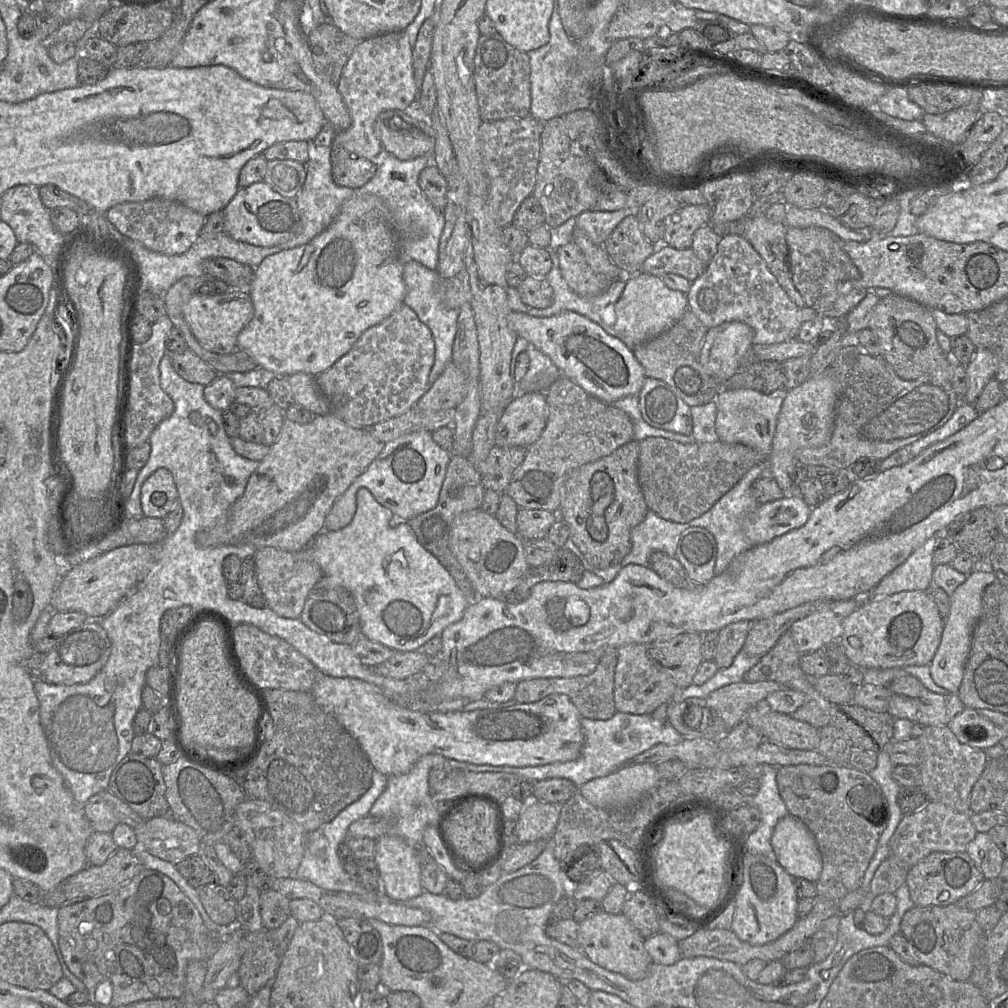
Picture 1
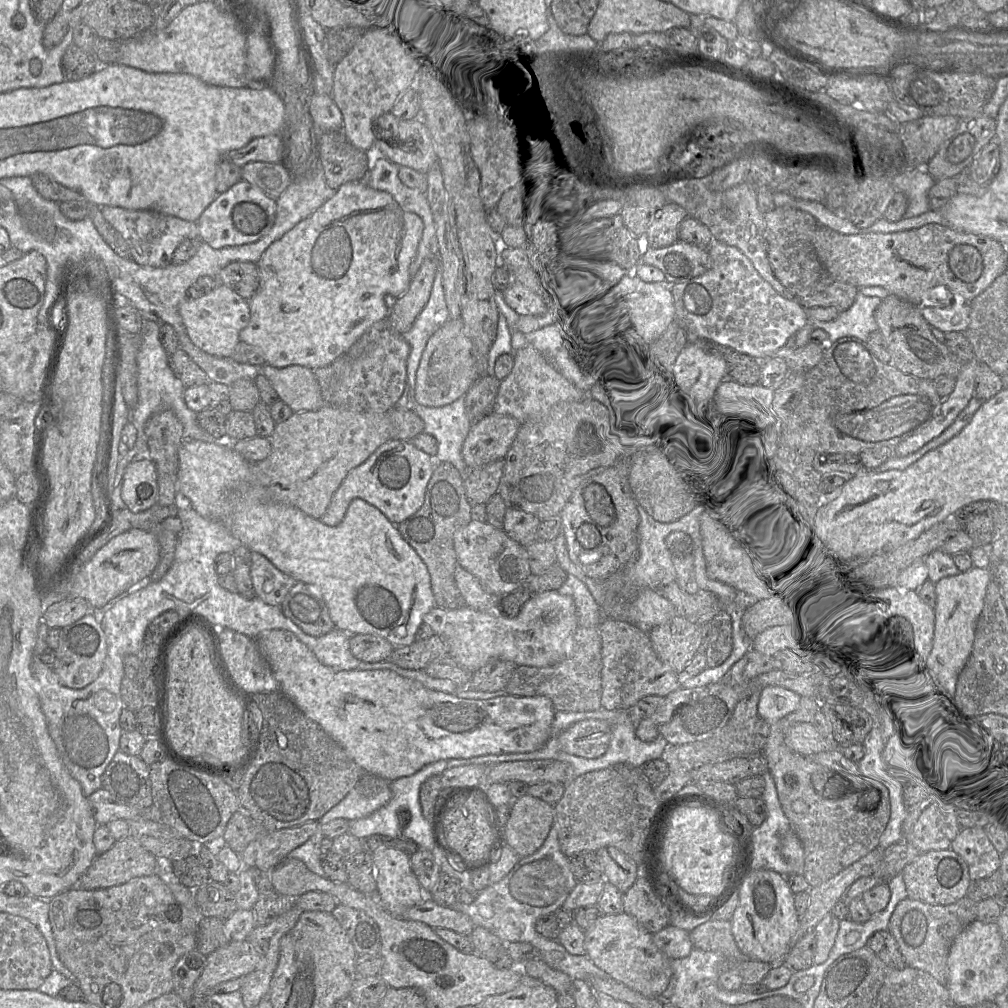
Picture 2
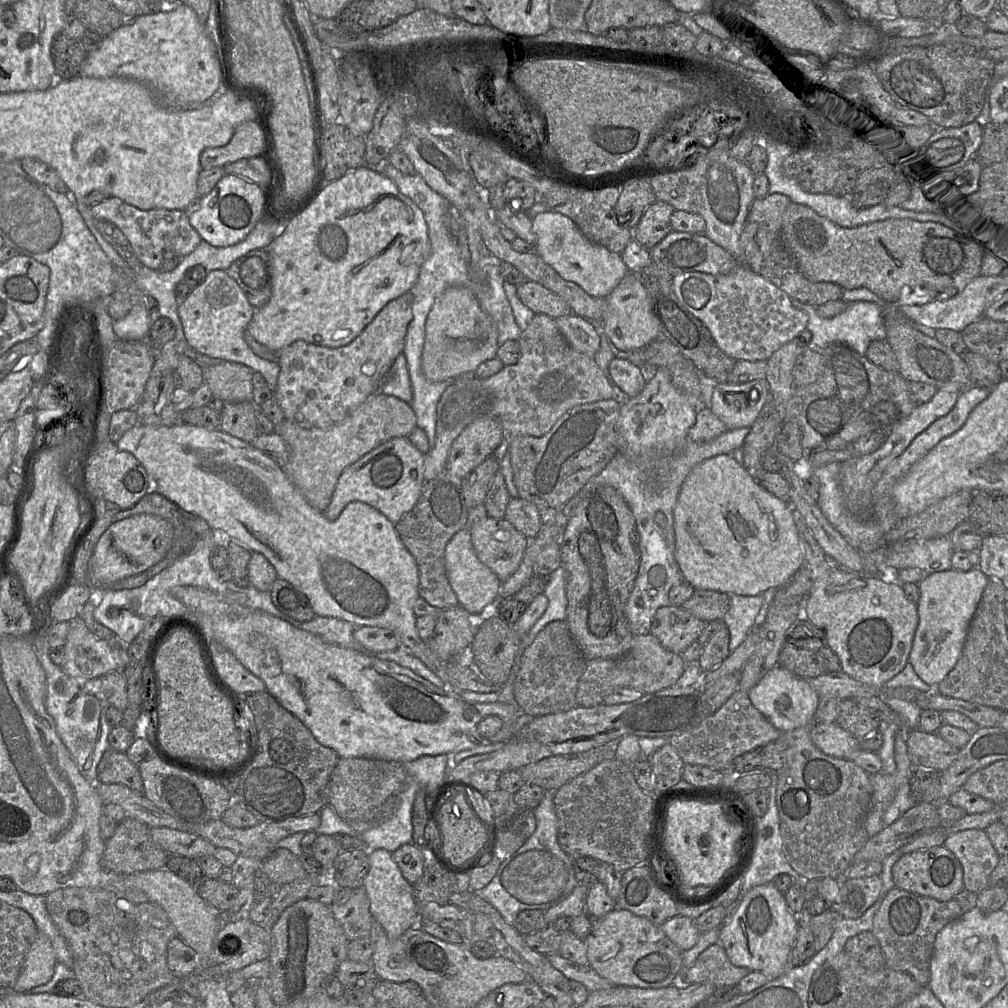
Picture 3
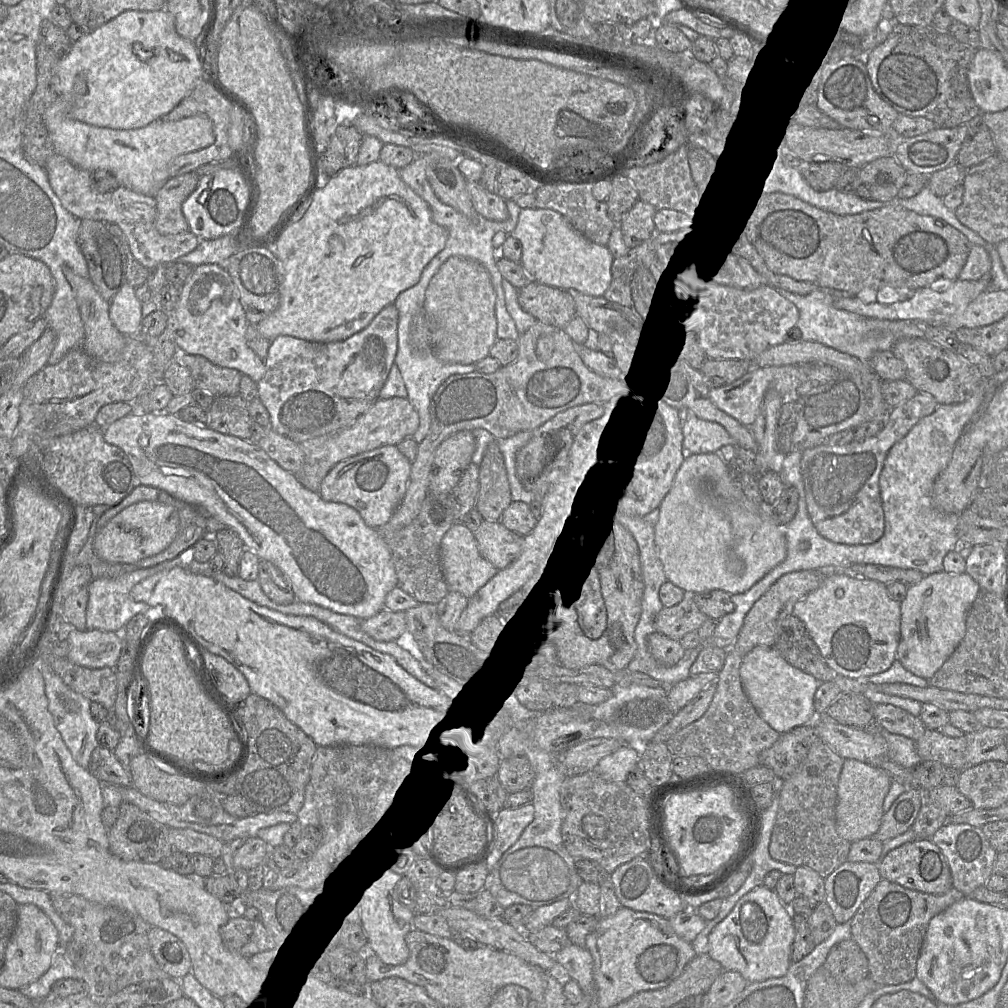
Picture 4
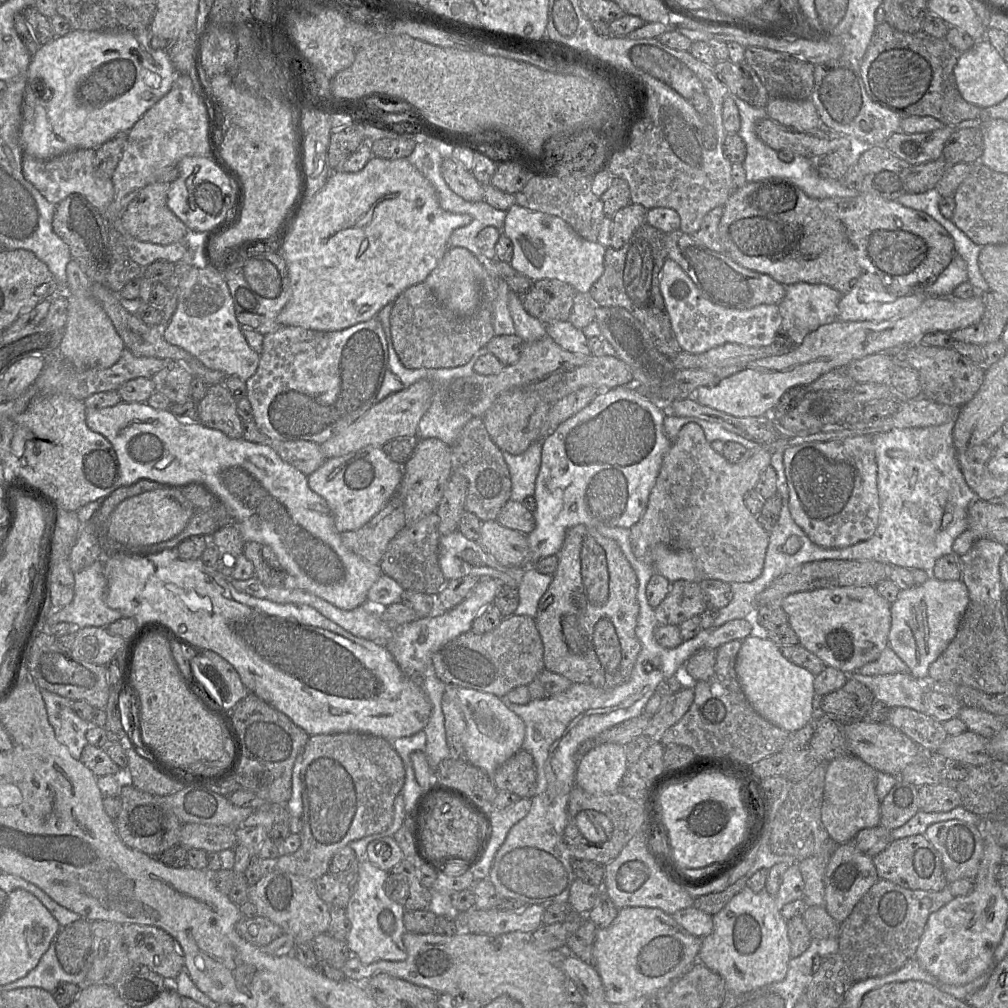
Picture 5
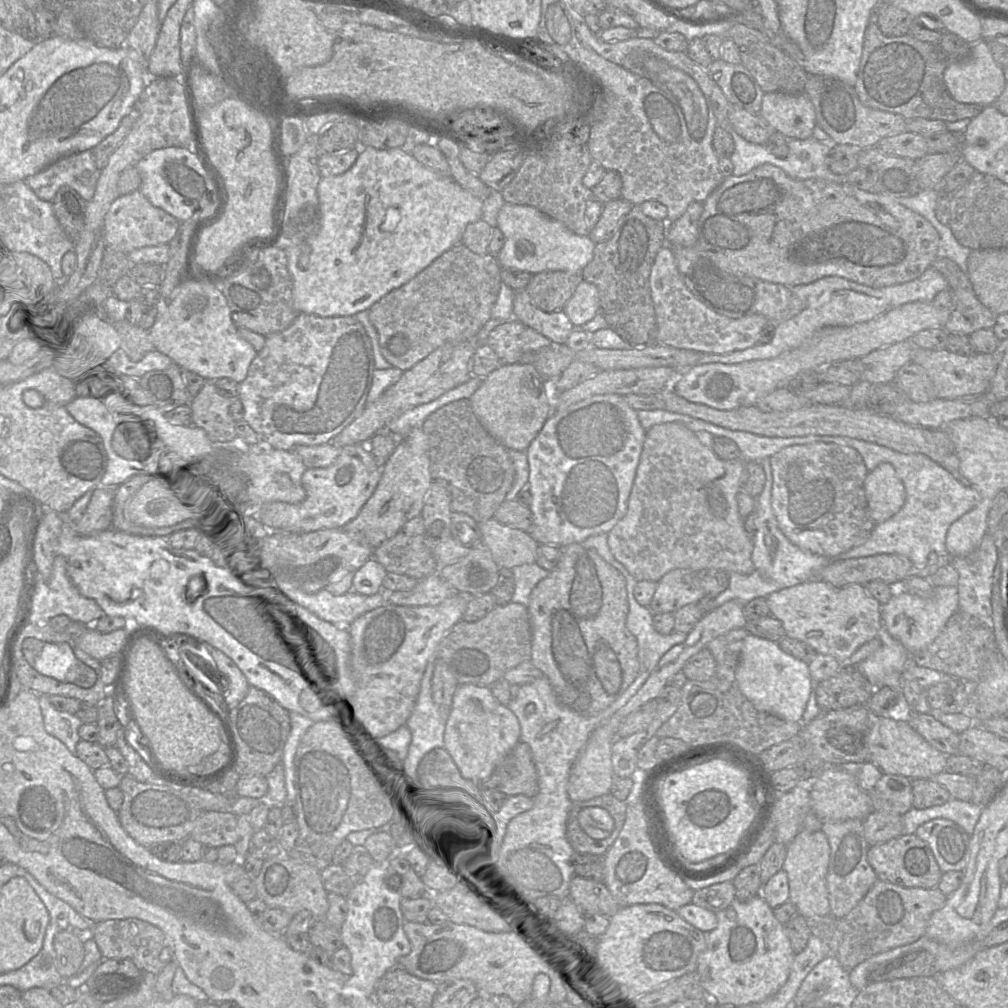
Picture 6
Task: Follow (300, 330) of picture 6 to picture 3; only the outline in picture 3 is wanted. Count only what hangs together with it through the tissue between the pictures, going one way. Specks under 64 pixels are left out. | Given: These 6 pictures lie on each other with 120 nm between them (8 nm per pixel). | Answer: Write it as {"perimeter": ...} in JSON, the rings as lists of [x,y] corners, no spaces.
{"perimeter":[[[410,292],[389,302],[373,321],[351,343],[339,348],[328,348],[302,340],[293,342],[277,353],[280,367],[273,398],[277,400],[285,419],[307,429],[331,428],[346,419],[370,396],[380,392],[387,373],[402,353],[407,329],[413,319],[413,296]]]}

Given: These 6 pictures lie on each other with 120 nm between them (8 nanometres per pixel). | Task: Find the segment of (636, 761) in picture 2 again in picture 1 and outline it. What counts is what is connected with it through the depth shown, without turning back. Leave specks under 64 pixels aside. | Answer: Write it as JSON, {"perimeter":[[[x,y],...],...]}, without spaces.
{"perimeter":[[[616,712],[608,720],[594,720],[581,718],[581,726],[584,735],[584,744],[580,756],[572,761],[554,762],[539,766],[493,766],[476,765],[473,763],[446,759],[451,769],[466,770],[471,772],[506,772],[516,774],[530,782],[551,778],[565,778],[571,780],[577,787],[599,777],[604,777],[616,771],[630,762],[635,756],[658,745],[675,745],[681,742],[683,736],[669,723],[654,720],[651,714],[628,714]]]}

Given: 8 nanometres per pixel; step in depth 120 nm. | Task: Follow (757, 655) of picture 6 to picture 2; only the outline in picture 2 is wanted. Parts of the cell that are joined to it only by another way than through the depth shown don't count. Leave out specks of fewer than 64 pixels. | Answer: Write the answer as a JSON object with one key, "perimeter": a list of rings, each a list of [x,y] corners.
{"perimeter":[[[766,686],[762,689],[758,703],[758,715],[768,723],[776,723],[795,712],[802,696],[780,686]]]}

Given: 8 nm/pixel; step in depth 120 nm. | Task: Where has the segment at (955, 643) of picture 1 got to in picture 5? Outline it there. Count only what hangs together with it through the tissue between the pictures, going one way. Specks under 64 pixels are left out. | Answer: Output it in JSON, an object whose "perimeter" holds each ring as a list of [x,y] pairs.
{"perimeter":[[[931,577],[923,584],[916,585],[911,589],[900,590],[898,597],[894,603],[891,604],[891,627],[888,635],[888,645],[894,652],[899,656],[899,658],[908,666],[909,673],[916,679],[920,681],[928,681],[928,668],[932,662],[934,662],[947,648],[950,642],[954,639],[957,634],[957,630],[962,619],[962,616],[970,603],[970,598],[966,585],[962,580],[949,580],[941,581],[934,577]]]}

